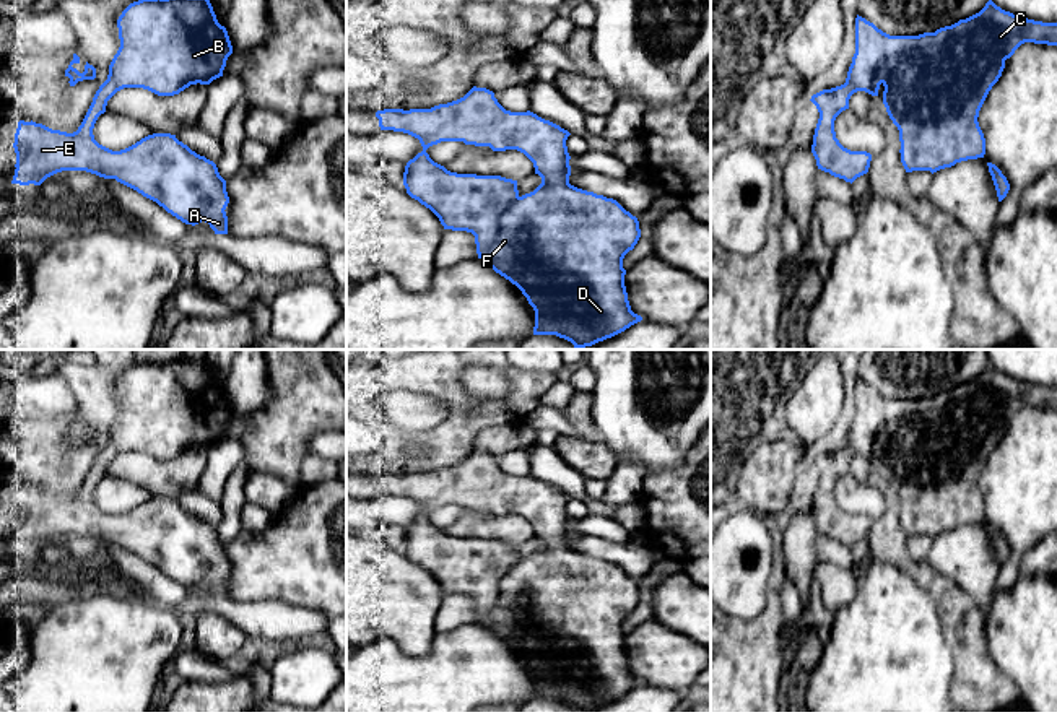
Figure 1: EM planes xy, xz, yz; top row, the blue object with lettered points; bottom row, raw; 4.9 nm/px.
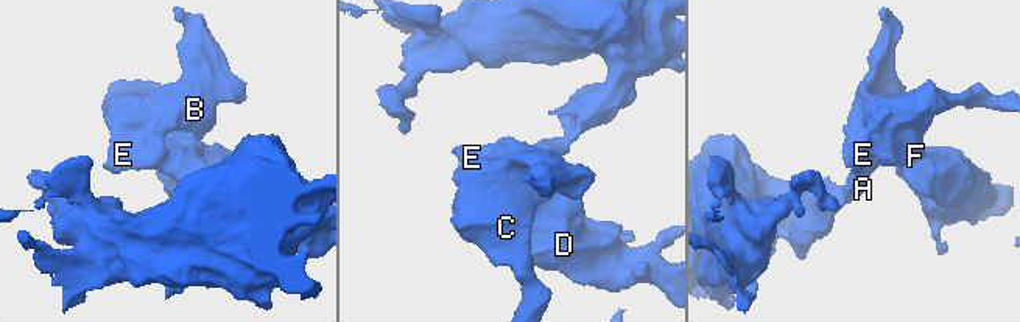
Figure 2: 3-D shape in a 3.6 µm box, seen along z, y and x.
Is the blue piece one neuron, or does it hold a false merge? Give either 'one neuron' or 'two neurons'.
one neuron

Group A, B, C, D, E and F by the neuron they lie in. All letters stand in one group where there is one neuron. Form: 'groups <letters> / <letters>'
groups A B C D E F

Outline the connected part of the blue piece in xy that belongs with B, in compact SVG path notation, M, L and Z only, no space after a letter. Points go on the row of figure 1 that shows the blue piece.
M138 0L117 20L120 47L109 65L107 80L96 91L76 132L52 130L36 122L18 122L15 133L15 176L11 184L41 185L62 171L86 171L137 190L185 224L208 223L215 234L228 234L226 180L213 161L197 154L171 133L153 133L135 145L112 151L94 140L93 128L107 101L124 88L143 88L158 96L174 96L190 85L210 85L223 76L233 46L216 20L210 0Z

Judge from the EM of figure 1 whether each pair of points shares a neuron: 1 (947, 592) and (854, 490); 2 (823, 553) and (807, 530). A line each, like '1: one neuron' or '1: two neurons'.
1: two neurons
2: two neurons

